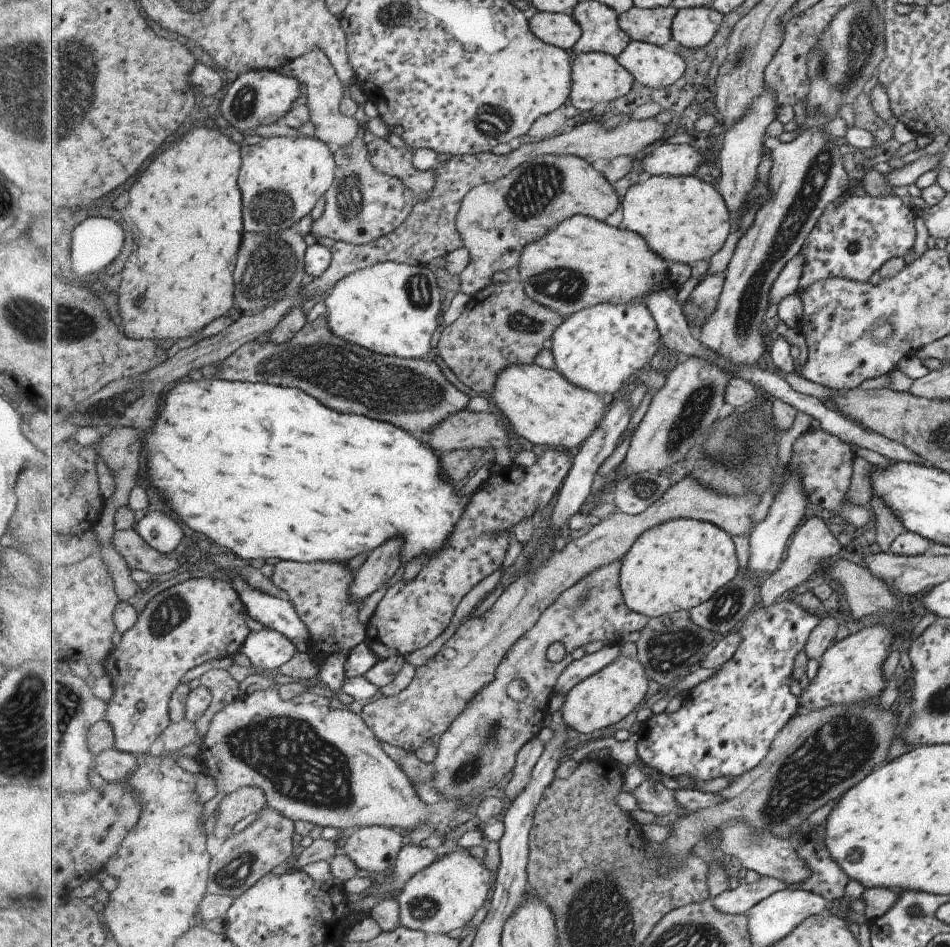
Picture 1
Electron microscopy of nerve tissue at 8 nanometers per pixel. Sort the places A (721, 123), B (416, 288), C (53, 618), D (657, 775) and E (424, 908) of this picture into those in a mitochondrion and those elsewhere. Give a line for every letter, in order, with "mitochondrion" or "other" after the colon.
A: other
B: mitochondrion
C: other
D: other
E: mitochondrion

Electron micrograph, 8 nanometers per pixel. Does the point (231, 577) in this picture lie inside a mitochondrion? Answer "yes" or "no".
no

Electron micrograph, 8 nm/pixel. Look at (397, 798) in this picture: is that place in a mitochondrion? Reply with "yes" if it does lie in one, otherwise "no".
no

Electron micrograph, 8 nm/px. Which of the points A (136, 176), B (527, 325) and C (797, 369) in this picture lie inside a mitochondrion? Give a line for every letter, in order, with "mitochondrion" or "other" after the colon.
A: other
B: mitochondrion
C: other

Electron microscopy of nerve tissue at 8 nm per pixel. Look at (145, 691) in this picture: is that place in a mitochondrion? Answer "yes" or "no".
no

